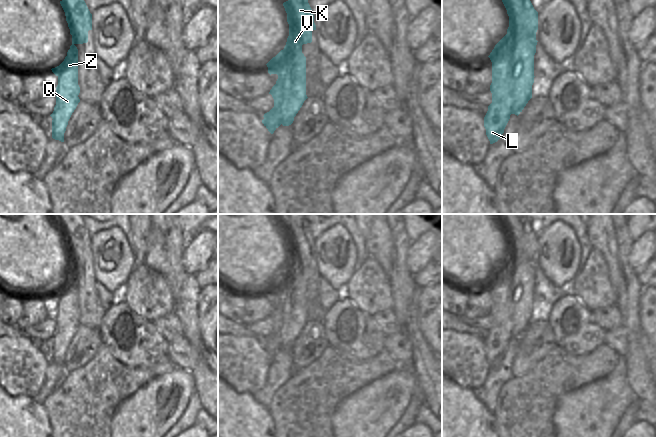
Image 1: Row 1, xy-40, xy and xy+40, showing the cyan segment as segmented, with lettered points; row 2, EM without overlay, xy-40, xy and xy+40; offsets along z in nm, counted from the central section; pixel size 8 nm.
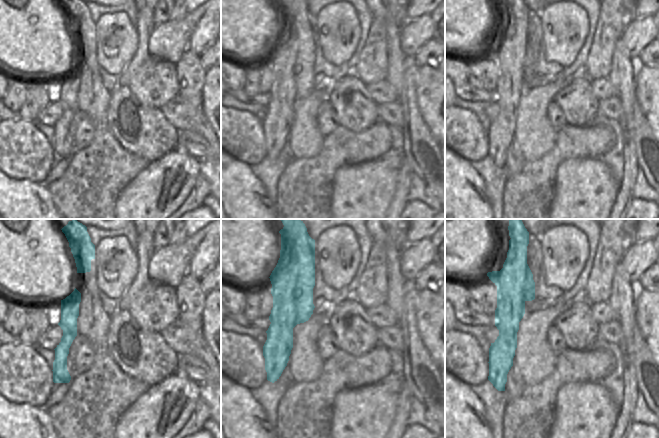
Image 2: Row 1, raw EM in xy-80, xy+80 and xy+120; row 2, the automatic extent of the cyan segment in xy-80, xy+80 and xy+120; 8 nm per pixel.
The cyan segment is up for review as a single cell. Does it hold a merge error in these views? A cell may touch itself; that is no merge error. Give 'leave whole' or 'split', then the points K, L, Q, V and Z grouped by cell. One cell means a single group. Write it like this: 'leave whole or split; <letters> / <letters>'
split; K Q V Z / L

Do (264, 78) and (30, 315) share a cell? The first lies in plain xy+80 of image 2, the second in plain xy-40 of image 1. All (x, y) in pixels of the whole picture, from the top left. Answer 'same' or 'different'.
same

